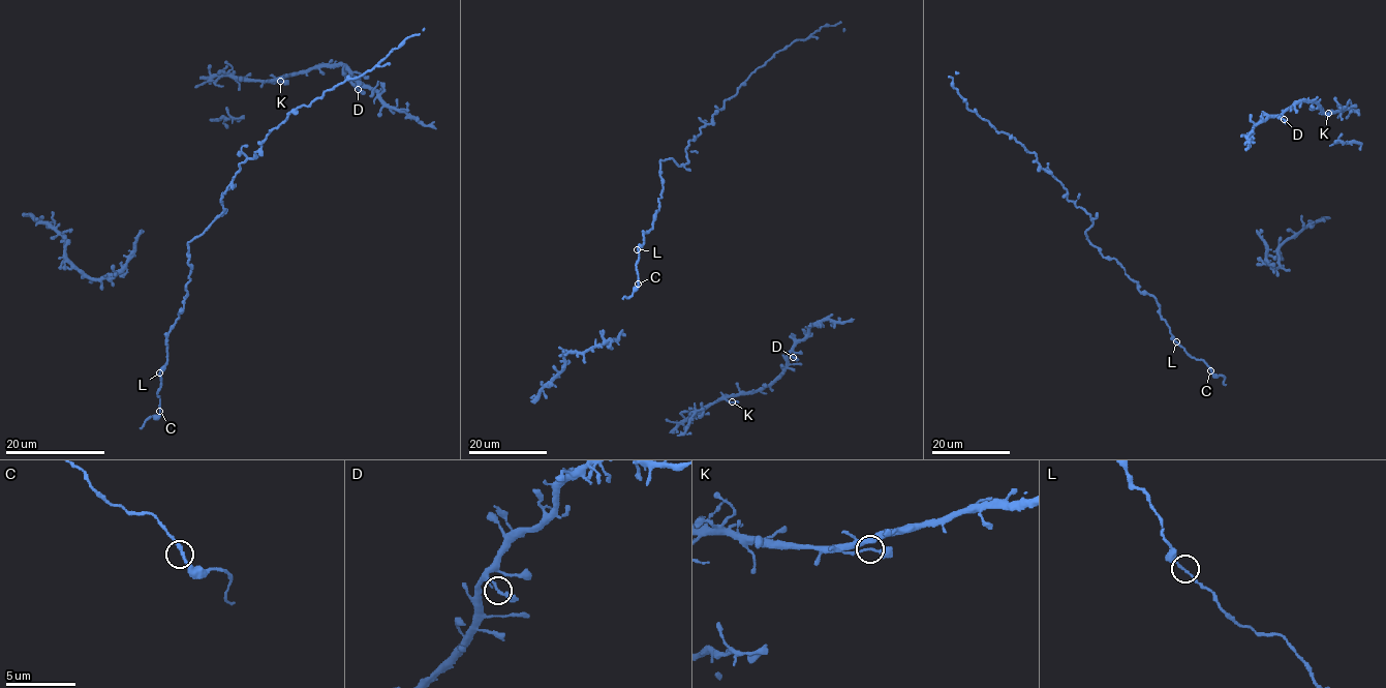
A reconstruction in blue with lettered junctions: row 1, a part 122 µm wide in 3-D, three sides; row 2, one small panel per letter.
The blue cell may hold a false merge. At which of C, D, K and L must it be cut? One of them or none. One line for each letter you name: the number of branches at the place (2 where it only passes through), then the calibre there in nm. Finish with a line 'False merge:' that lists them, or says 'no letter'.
False merge: no letter

